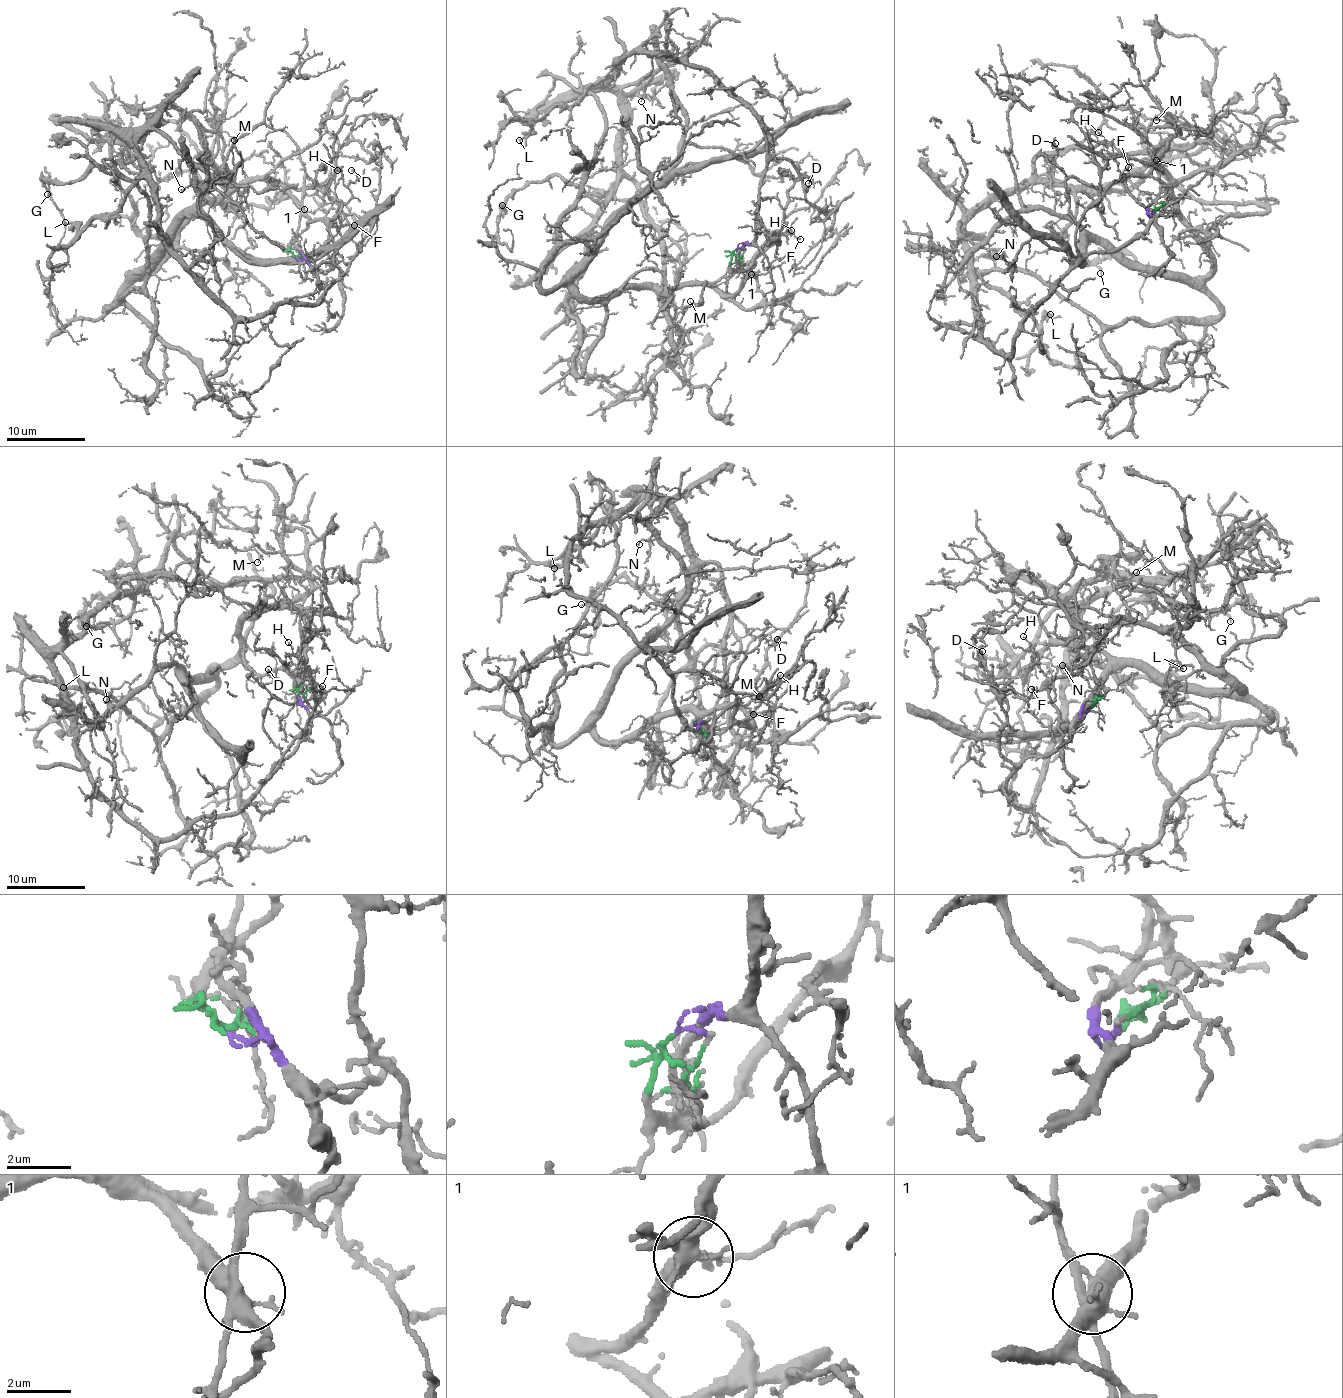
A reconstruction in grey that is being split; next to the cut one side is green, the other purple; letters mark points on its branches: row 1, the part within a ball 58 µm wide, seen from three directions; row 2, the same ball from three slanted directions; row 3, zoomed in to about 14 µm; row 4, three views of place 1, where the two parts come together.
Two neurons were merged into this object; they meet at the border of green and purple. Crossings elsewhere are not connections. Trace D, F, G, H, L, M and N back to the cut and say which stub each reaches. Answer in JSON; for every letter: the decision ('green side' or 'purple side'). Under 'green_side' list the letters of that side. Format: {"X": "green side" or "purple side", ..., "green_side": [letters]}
{"D": "green side", "F": "green side", "G": "purple side", "H": "green side", "L": "purple side", "M": "green side", "N": "green side", "green_side": ["D", "F", "H", "M", "N"]}

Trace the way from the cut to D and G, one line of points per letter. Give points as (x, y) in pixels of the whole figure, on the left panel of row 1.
D: (294, 258), (289, 245), (306, 224), (318, 218), (338, 229), (339, 208), (351, 197), (356, 174), (351, 169)
G: (296, 258), (323, 298), (228, 312), (161, 229), (136, 146), (154, 119), (133, 158), (48, 195)

